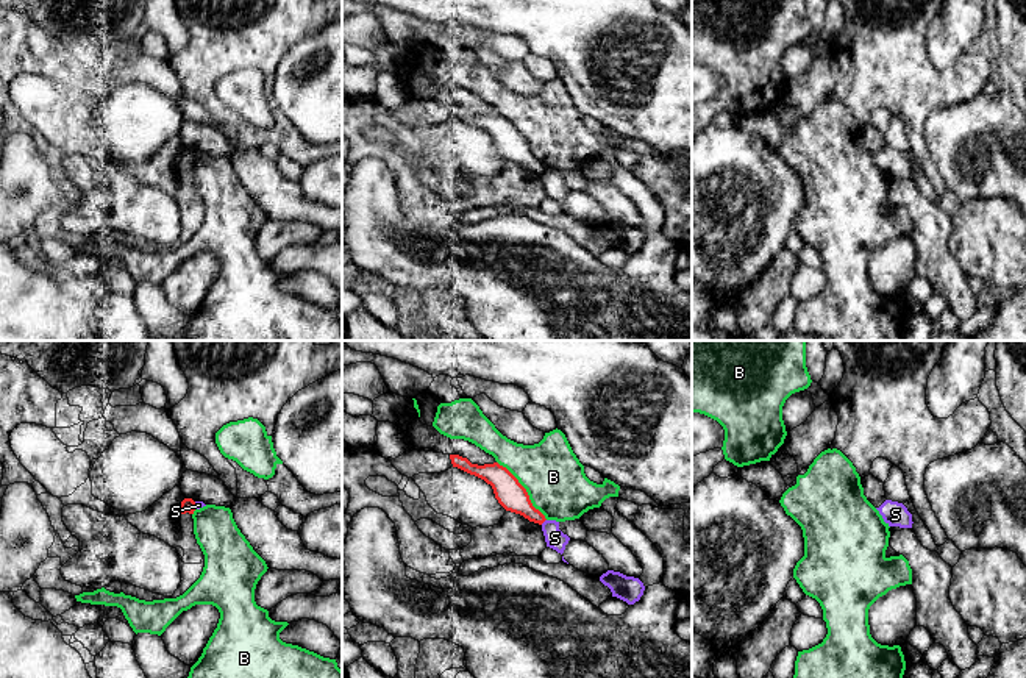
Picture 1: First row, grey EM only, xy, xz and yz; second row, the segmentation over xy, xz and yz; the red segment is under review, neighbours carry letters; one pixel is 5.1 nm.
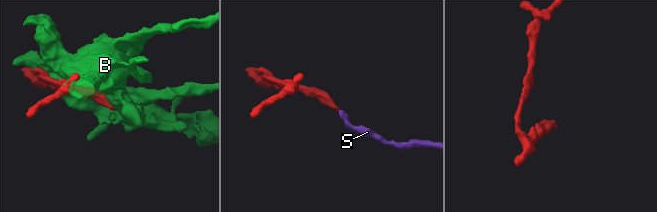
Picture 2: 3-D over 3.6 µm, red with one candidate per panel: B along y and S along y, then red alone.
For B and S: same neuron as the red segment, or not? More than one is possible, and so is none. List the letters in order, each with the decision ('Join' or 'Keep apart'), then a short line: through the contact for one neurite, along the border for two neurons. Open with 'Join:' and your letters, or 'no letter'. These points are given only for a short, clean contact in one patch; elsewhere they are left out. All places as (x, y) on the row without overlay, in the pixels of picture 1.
Join: no letter
B: Keep apart
S: Keep apart. Line: xz (545, 169), (541, 174)

